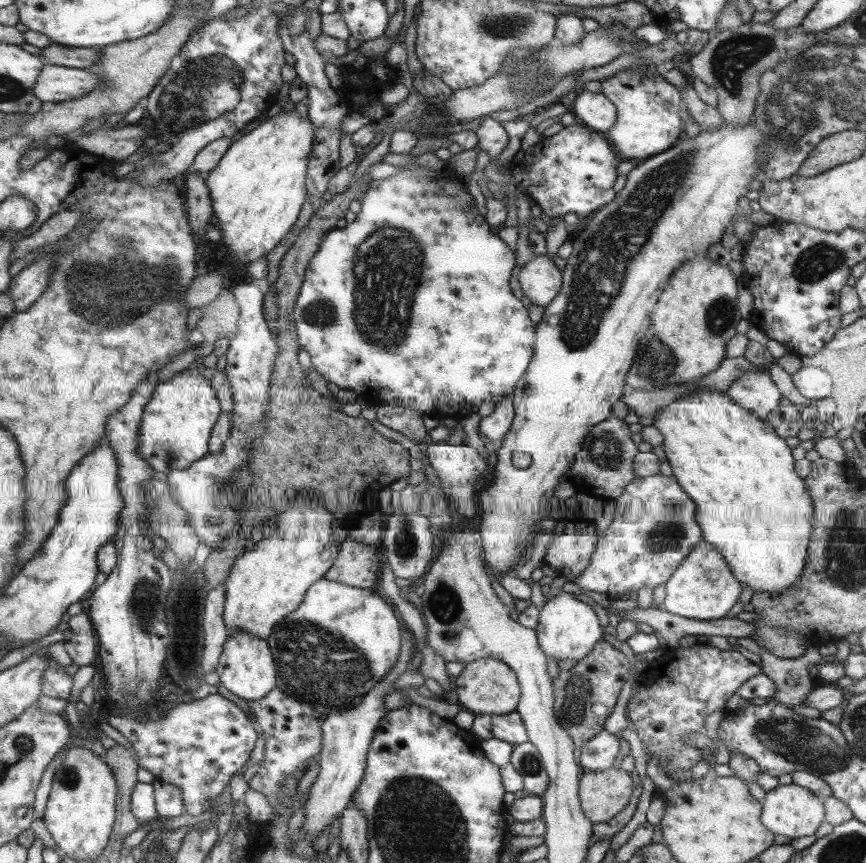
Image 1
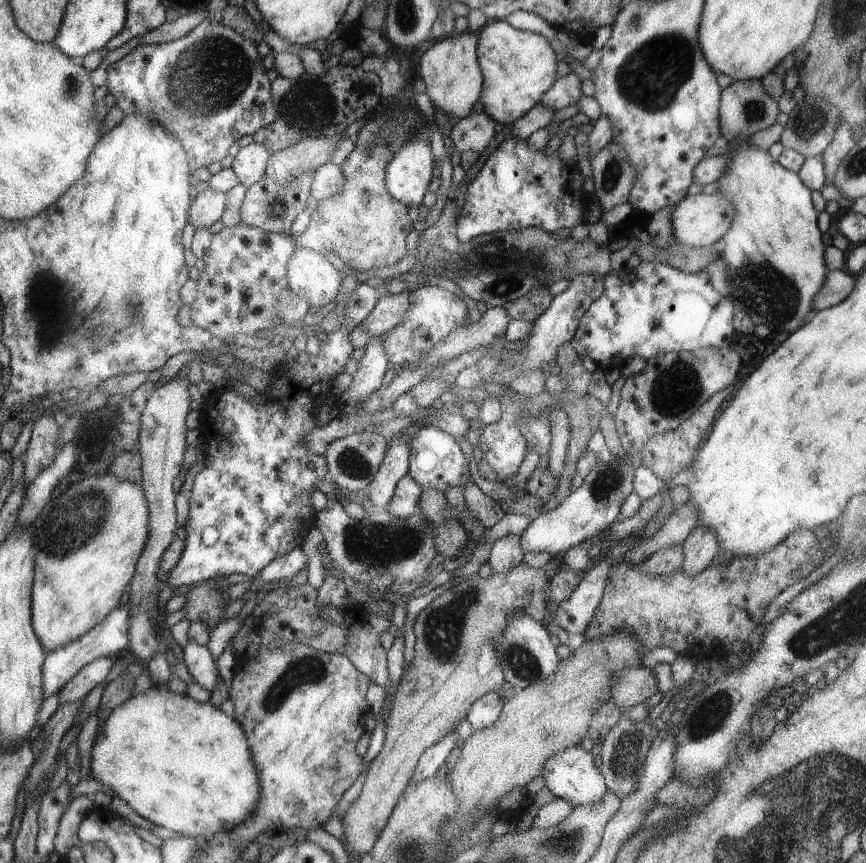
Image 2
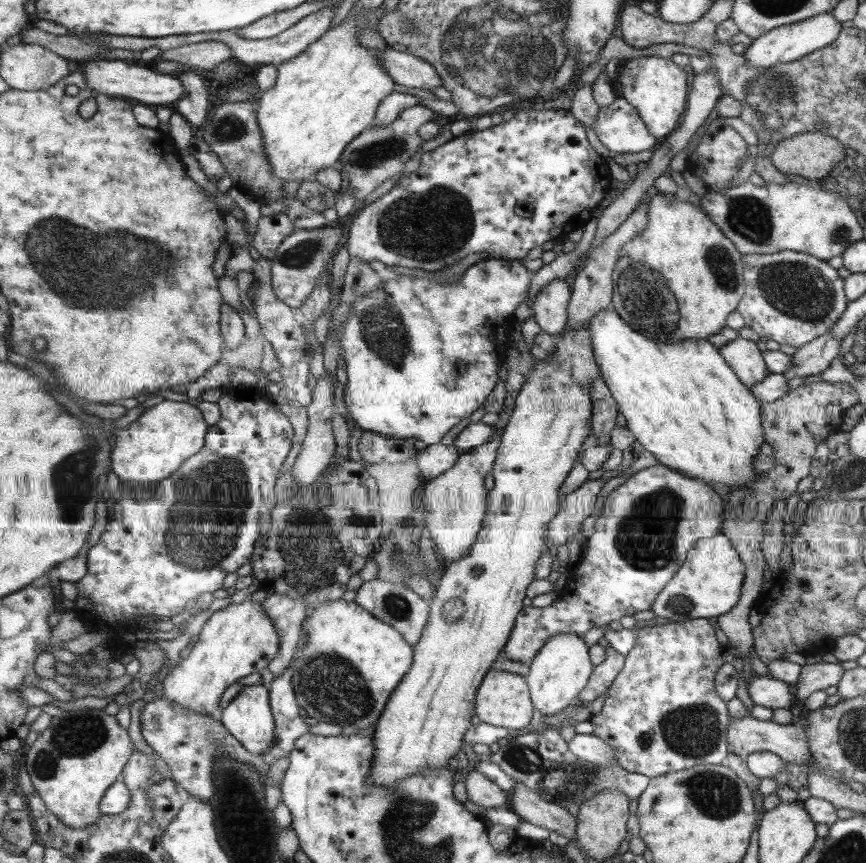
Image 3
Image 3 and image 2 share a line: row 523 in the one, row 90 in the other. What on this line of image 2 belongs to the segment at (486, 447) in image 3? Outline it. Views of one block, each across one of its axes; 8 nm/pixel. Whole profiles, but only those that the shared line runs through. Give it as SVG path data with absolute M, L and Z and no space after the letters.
M468 30L453 33L429 44L419 58L419 76L424 82L425 94L429 96L434 110L441 110L454 120L463 119L471 113L471 106L482 92L482 69L475 56L475 36Z

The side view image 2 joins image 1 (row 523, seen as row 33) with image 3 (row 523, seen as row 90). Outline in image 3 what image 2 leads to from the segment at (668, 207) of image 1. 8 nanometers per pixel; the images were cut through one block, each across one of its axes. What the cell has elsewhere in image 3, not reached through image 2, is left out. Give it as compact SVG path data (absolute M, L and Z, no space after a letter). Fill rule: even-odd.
M567 325L562 334L554 338L556 349L553 355L542 361L535 360L531 373L528 376L523 374L525 380L514 397L514 408L496 450L497 458L491 471L494 485L486 491L486 514L482 528L466 555L443 566L435 595L431 598L430 616L415 646L414 664L394 689L378 722L374 724L374 766L370 775L366 776L366 782L392 788L406 776L447 767L447 760L455 757L457 750L461 749L463 734L471 725L469 718L474 714L478 687L499 652L506 647L514 622L524 607L521 600L526 596L526 588L535 579L534 568L544 548L547 524L558 512L557 488L565 482L573 467L575 454L590 432L588 424L591 424L591 416L594 415L590 382L601 376L590 340L587 326L574 330ZM449 598L459 598L464 607L462 615L453 623L445 622L441 616L442 604Z

